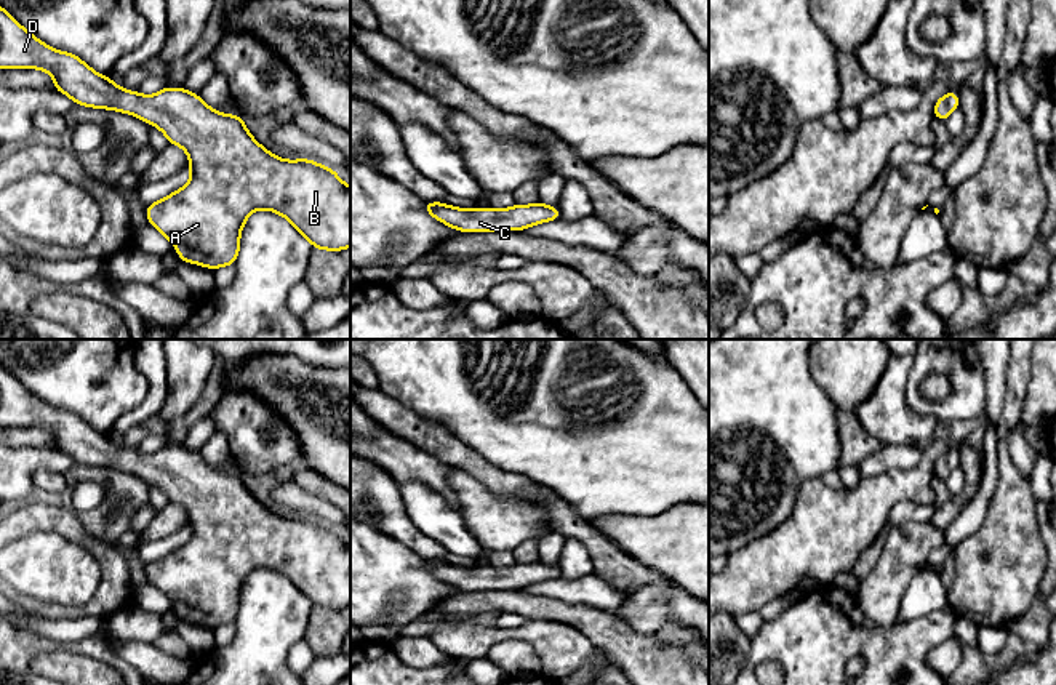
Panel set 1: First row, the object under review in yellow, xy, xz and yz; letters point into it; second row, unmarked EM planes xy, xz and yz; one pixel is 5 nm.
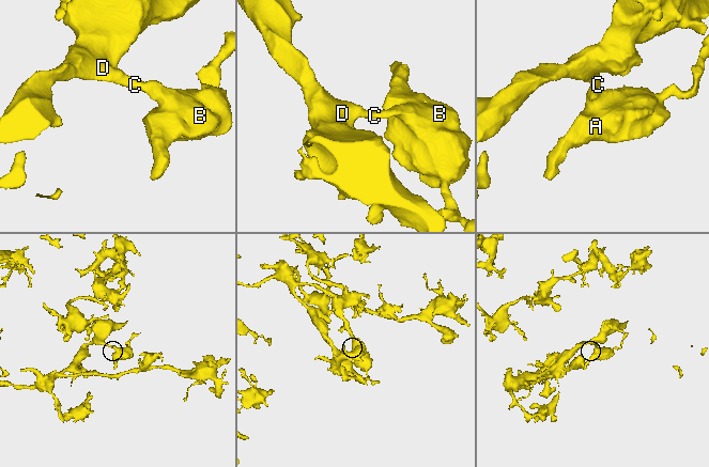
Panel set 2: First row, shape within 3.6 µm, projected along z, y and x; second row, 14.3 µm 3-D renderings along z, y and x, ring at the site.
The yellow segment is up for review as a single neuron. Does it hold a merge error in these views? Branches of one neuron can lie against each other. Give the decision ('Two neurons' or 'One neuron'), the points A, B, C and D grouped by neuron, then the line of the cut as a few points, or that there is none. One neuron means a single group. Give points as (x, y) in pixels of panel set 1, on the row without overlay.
One neuron. Groups: A B C D. No split

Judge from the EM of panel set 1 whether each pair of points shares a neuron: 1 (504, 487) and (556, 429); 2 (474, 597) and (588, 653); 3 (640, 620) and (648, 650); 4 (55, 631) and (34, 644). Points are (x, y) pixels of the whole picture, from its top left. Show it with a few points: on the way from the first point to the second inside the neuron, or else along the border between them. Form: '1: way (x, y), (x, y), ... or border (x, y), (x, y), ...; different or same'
1: border (484, 456), (501, 469), (517, 472), (528, 480); different
2: border (527, 620), (564, 623); different
3: border (616, 615), (636, 631), (653, 634); different
4: border (16, 626), (56, 640), (80, 640), (84, 637); different

